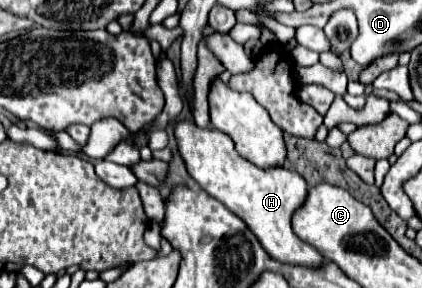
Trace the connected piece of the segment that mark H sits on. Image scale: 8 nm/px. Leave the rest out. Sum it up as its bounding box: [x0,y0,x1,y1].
[175,121,323,267]

